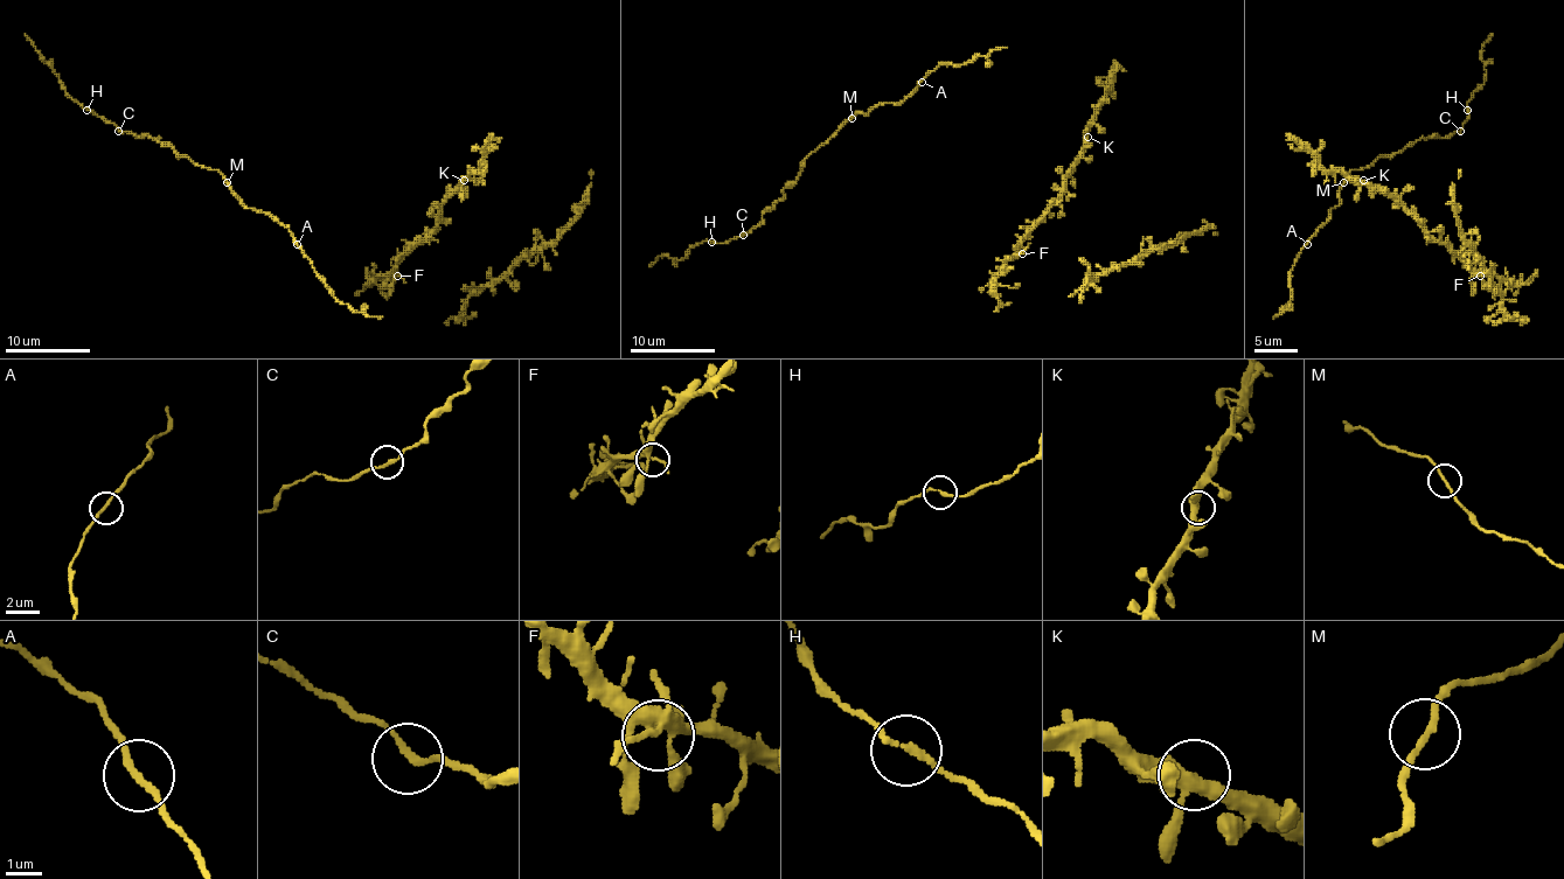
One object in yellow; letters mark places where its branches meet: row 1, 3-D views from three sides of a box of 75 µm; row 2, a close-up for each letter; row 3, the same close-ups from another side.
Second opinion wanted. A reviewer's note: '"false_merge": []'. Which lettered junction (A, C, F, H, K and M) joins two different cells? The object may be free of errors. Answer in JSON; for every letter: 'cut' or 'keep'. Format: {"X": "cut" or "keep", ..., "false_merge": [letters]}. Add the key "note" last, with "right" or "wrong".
{"A": "keep", "C": "keep", "F": "keep", "H": "keep", "K": "keep", "M": "keep", "false_merge": [], "note": "right"}

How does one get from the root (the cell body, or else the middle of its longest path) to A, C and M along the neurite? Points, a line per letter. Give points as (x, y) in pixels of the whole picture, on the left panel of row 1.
A: (366, 304), (361, 312), (342, 304), (297, 244)
C: (366, 304), (361, 312), (342, 304), (289, 229), (249, 208), (216, 169), (195, 166), (159, 138), (118, 131)
M: (366, 304), (361, 312), (342, 304), (289, 229), (268, 215), (249, 208), (227, 182)

